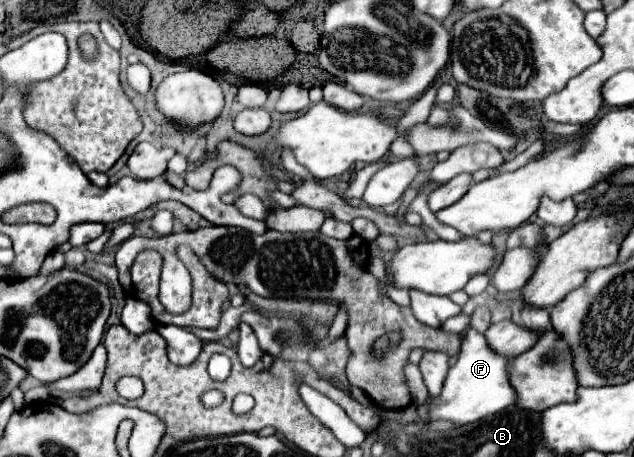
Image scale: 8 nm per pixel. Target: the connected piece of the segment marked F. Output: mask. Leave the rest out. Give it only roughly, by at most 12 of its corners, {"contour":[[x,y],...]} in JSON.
{"contour":[[469,330],[429,416],[469,424],[517,402],[511,358]]}

